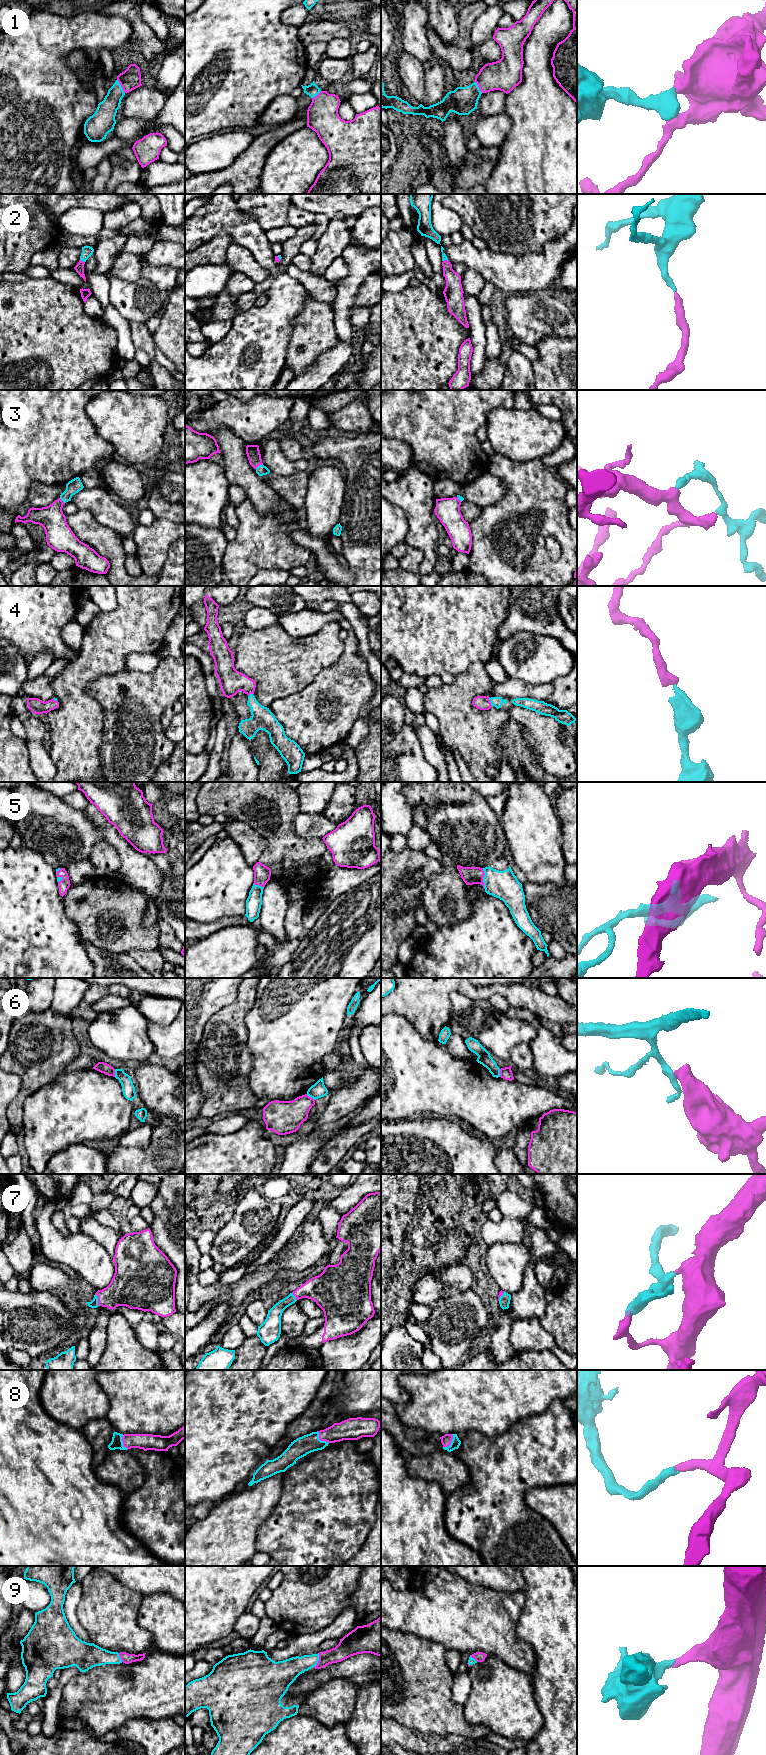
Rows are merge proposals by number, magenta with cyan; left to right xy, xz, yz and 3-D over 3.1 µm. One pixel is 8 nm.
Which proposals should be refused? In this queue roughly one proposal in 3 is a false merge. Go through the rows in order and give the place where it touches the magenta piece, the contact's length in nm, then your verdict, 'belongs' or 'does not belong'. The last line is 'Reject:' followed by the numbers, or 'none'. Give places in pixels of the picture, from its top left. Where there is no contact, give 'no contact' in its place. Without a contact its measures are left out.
1: xy (121, 86) | 130 nm | belongs
2: xy (82, 261) | 50 nm | belongs
3: xz (258, 465) | 80 nm | belongs
4: yz (489, 701) | 60 nm | belongs
5: yz (482, 878) | 170 nm | belongs
6: xz (310, 1097) | 90 nm | does not belong
7: xy (98, 1300) | 100 nm | belongs
8: yz (450, 1442) | 130 nm | belongs
9: xz (319, 1660) | 130 nm | belongs
Reject: 6

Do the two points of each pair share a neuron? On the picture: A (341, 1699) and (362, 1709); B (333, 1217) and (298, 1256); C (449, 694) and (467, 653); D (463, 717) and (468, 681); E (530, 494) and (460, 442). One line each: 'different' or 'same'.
A: different
B: different
C: different
D: same
E: different

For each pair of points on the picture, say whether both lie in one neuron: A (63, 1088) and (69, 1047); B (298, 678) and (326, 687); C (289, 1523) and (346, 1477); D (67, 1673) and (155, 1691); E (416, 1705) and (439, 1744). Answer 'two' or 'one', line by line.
A: two
B: two
C: one
D: two
E: two

